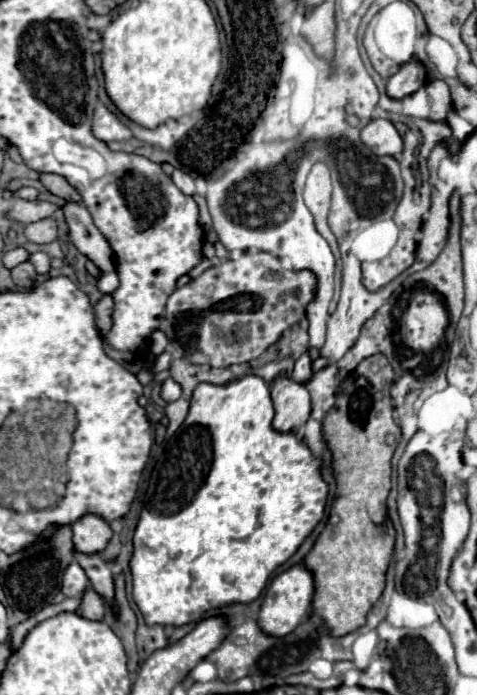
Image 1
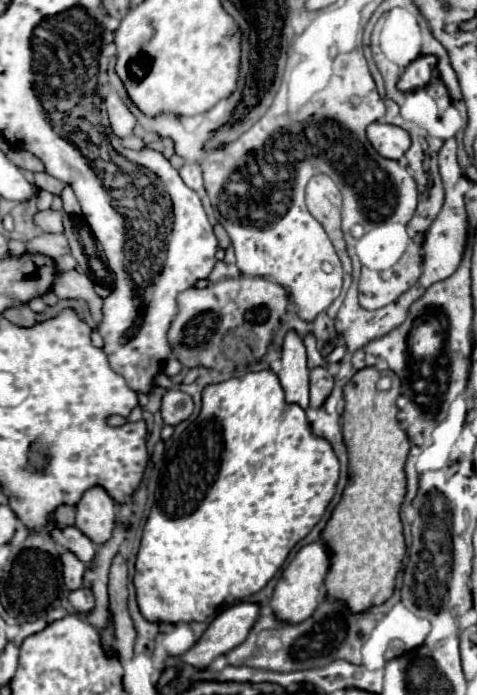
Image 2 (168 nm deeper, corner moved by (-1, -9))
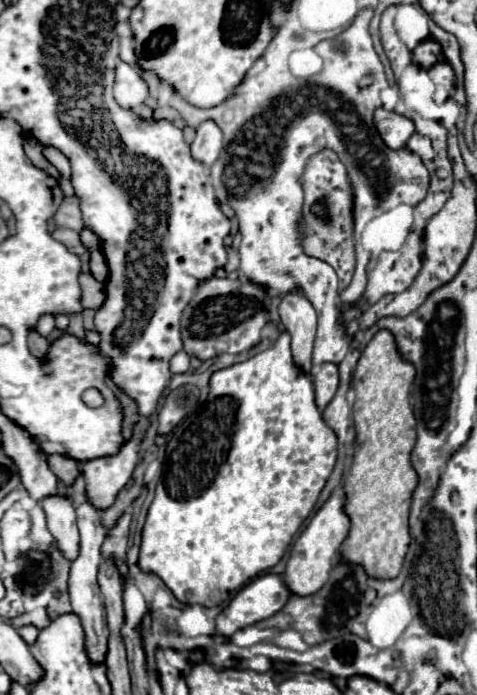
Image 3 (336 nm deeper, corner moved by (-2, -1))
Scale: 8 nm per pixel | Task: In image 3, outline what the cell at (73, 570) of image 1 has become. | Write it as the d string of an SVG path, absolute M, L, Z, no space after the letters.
M67 490L61 496L45 498L43 510L47 514L47 528L53 534L61 556L67 560L75 560L79 556L79 530L75 508L71 506Z

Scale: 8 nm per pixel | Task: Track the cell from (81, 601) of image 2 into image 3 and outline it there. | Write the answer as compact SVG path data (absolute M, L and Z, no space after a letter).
M89 502L77 508L77 526L81 534L81 546L79 546L79 558L71 564L71 570L69 570L69 600L71 600L73 612L81 618L81 626L87 636L87 652L91 654L91 660L103 662L103 650L107 650L107 624L105 624L103 596L99 594L99 586L97 586L97 572L103 560L101 544L107 536L107 530L101 524L99 510L95 510Z

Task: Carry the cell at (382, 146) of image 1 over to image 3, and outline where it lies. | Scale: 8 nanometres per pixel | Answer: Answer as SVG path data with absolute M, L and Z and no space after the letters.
M377 108L375 110L375 126L379 130L379 136L383 138L383 142L391 148L391 150L399 150L405 148L407 140L411 138L415 126L409 118L395 114L395 112L387 112L385 108Z

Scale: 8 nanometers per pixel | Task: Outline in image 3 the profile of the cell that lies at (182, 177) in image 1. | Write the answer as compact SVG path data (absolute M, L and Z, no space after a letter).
M203 122L197 130L197 136L191 144L191 156L205 164L207 168L213 166L213 162L217 160L221 148L223 148L223 134L221 130L215 126L215 122Z

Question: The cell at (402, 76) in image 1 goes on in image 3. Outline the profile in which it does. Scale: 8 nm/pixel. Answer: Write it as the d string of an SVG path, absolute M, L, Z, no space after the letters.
M423 40L415 50L413 50L413 62L419 64L421 68L431 68L441 54L441 46L435 40Z

